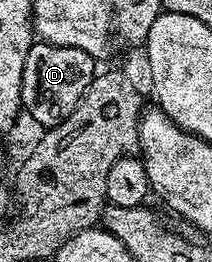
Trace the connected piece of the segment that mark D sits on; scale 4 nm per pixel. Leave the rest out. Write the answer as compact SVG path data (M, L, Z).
M34 42L23 65L21 105L24 114L30 115L41 129L58 127L79 105L83 93L91 85L95 74L95 61L83 49Z

